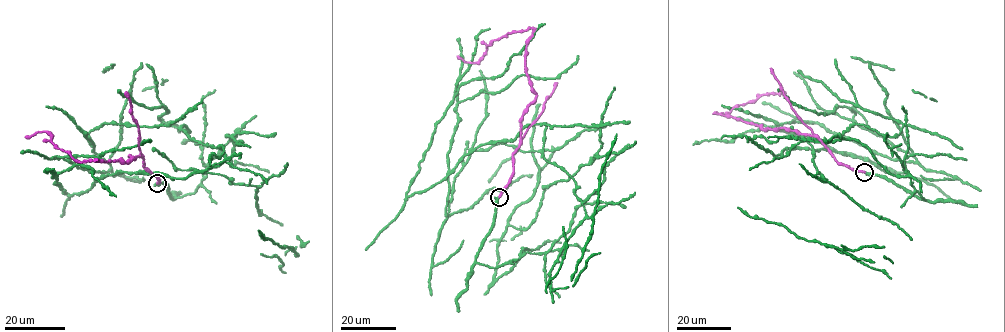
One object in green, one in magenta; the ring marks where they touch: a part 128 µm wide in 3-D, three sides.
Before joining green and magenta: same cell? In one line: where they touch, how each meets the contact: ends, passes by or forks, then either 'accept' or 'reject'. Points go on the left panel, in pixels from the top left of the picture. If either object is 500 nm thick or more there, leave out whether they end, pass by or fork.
(157, 183) | green passes by | magenta ends | accept

